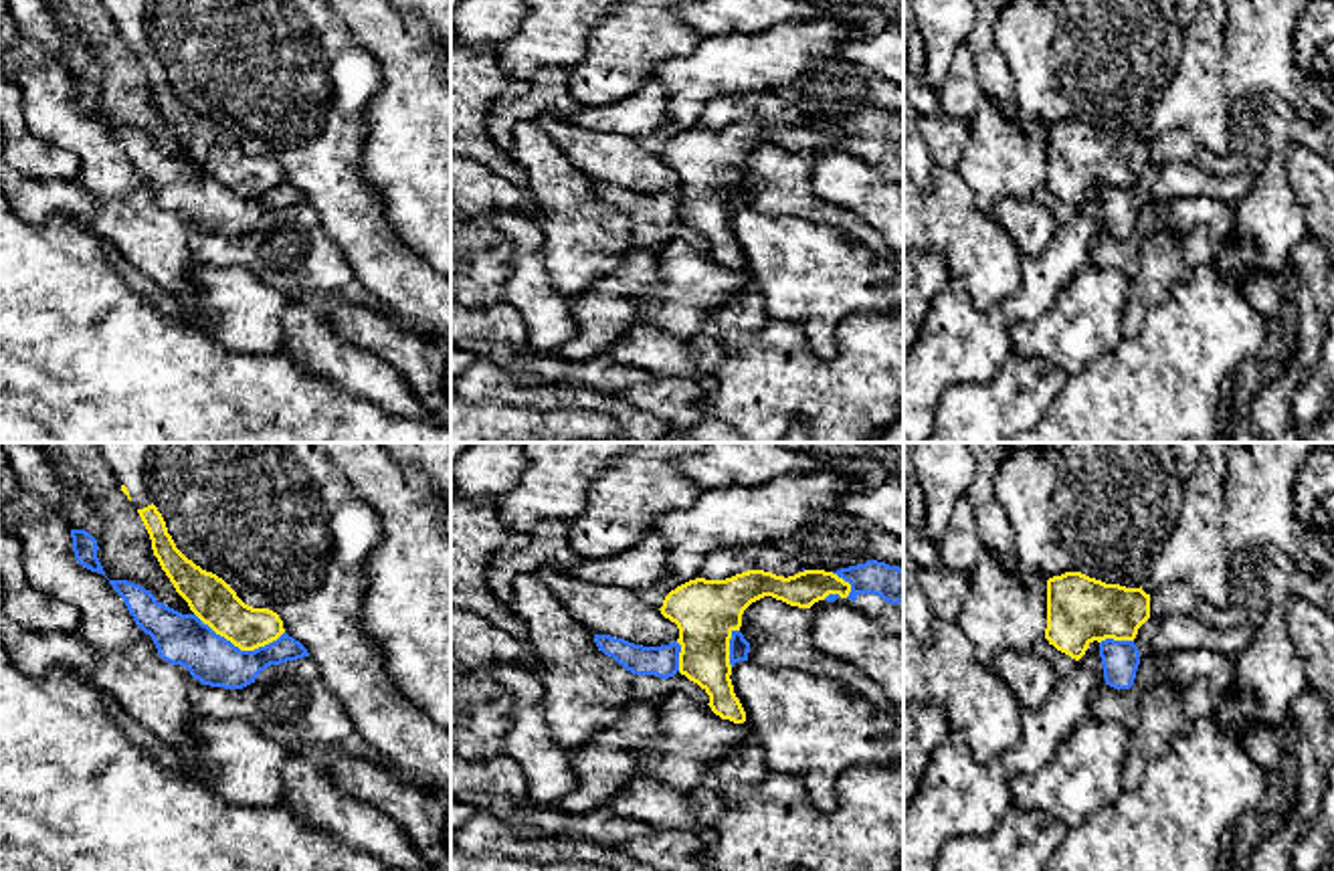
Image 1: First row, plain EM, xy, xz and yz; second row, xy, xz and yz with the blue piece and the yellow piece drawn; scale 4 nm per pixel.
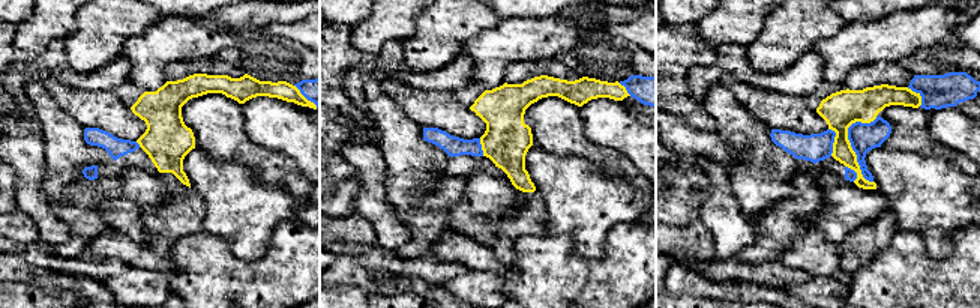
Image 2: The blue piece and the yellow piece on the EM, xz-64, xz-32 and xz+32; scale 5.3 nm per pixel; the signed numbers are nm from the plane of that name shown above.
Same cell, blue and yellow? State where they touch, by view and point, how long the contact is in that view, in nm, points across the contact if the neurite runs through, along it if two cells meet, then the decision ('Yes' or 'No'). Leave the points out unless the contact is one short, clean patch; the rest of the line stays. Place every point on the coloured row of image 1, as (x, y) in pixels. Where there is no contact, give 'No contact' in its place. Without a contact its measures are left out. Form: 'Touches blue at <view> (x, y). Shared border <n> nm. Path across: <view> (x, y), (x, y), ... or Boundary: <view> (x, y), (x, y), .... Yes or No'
Touches blue at xy (237, 647). Shared border 360 nm. No

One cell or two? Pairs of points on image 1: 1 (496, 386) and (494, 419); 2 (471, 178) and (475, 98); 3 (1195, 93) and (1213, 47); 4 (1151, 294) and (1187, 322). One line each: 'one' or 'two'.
1: two
2: two
3: one
4: two

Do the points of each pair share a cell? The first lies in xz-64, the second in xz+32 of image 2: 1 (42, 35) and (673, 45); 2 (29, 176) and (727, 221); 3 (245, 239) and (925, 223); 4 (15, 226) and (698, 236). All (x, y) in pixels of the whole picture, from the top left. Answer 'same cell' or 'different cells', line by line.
1: different cells
2: same cell
3: same cell
4: same cell

